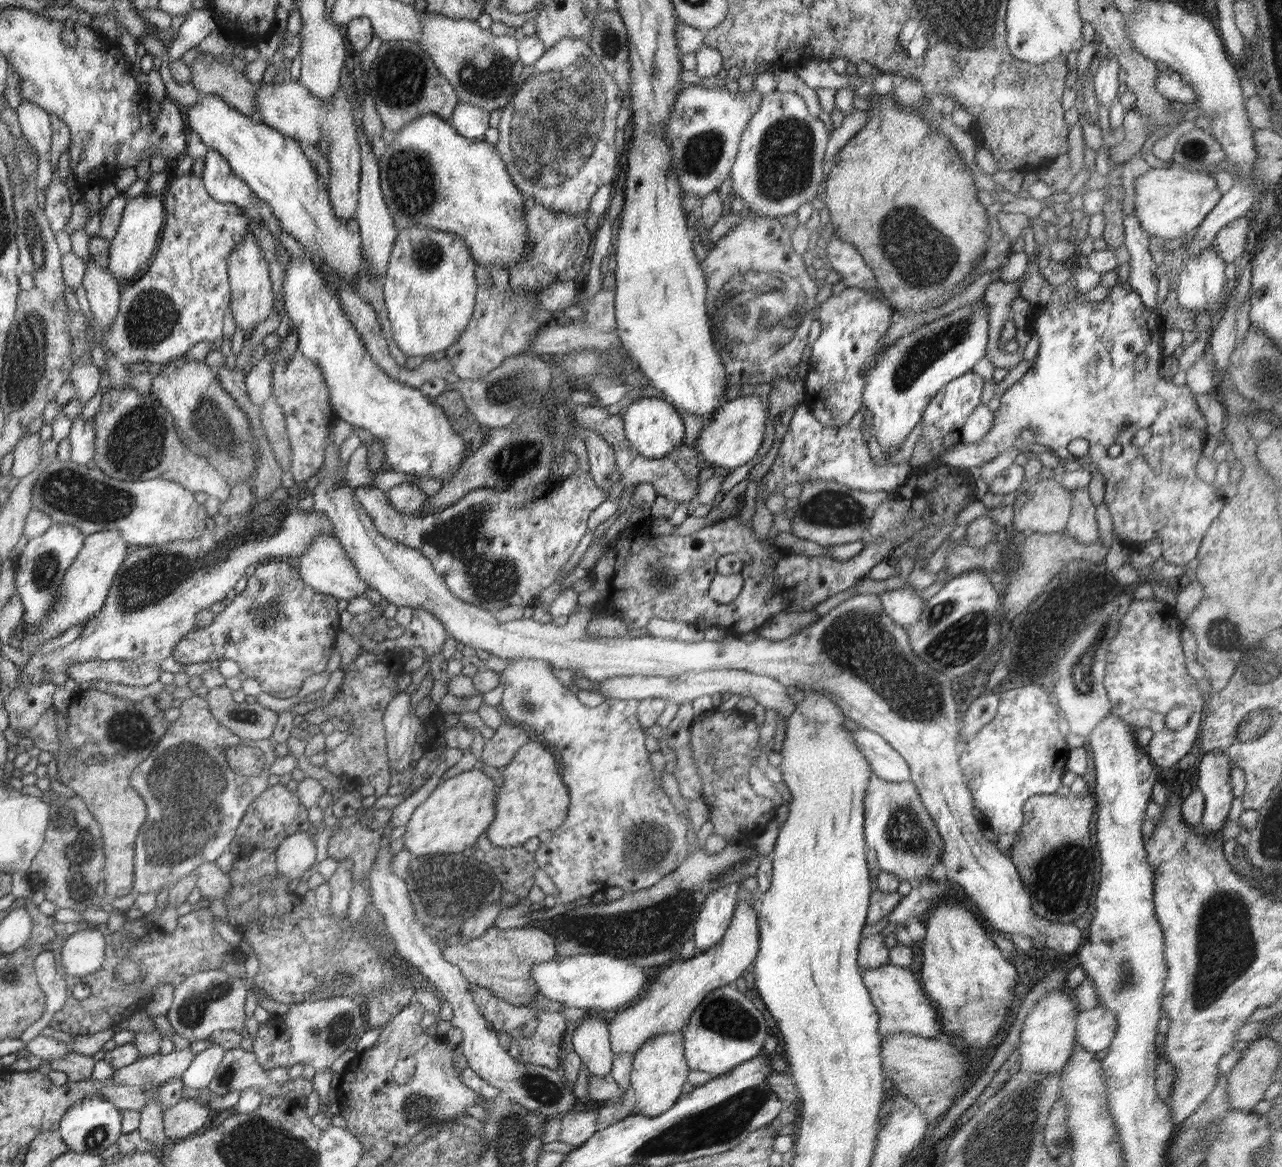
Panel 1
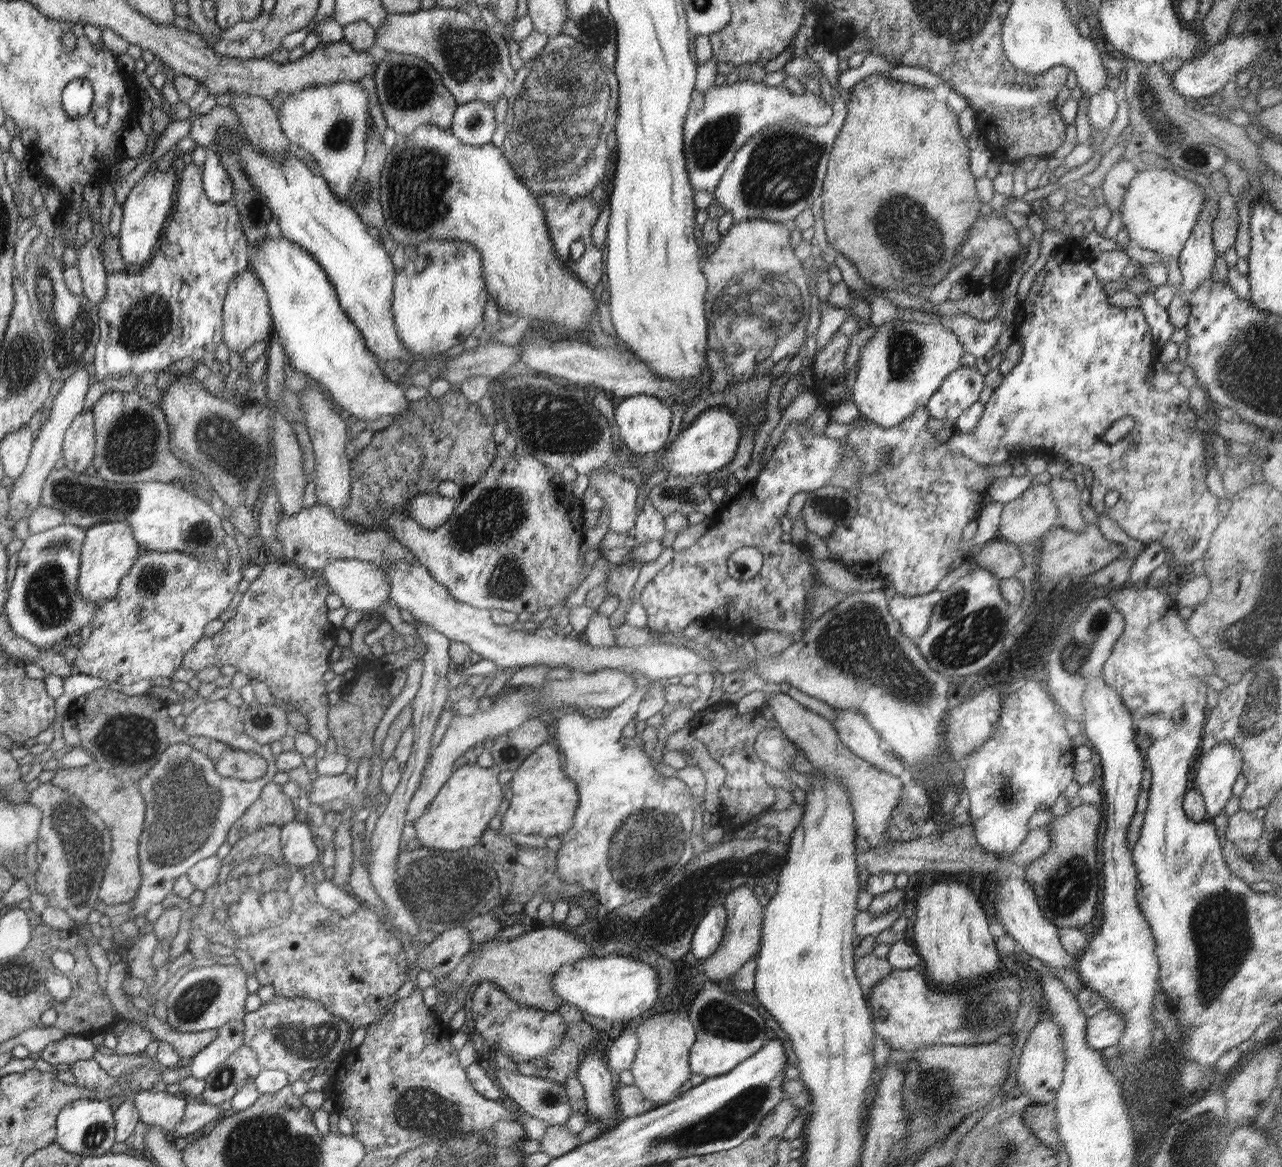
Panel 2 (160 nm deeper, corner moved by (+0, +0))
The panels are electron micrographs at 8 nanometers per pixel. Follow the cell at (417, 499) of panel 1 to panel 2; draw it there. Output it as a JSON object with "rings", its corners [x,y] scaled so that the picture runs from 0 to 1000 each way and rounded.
{"rings":[[[325,423],[319,428],[319,442],[332,454],[339,454],[353,442],[356,430],[340,423]]]}

